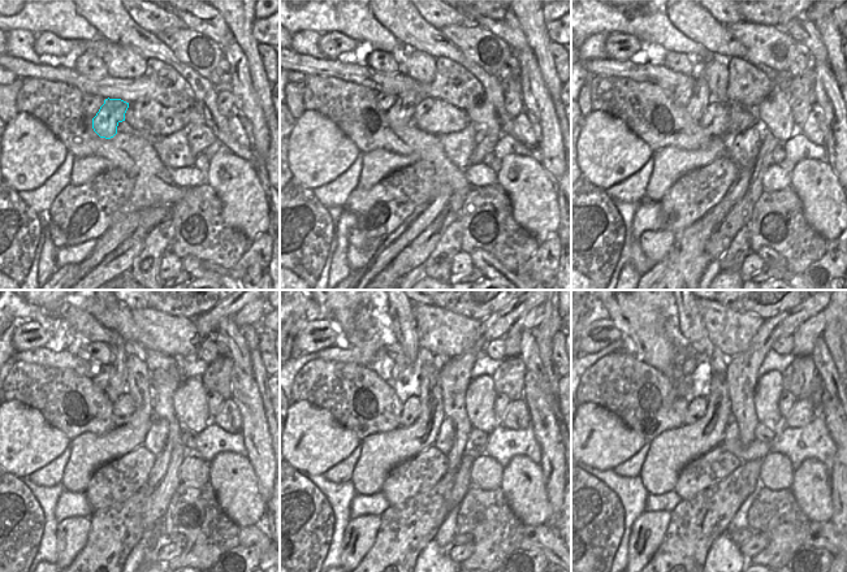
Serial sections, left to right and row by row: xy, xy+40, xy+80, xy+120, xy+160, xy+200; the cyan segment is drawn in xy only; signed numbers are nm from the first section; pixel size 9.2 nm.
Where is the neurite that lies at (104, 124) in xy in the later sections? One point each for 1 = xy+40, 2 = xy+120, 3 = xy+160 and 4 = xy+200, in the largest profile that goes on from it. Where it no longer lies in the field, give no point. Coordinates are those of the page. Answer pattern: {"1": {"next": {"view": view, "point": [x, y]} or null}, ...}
{"1": {"next": {"view": "xy+40", "point": [400, 115]}}, "2": {"next": {"view": "xy+120", "point": [117, 385]}}, "3": {"next": {"view": "xy+160", "point": [401, 320]}}, "4": {"next": {"view": "xy+200", "point": [691, 324]}}}

